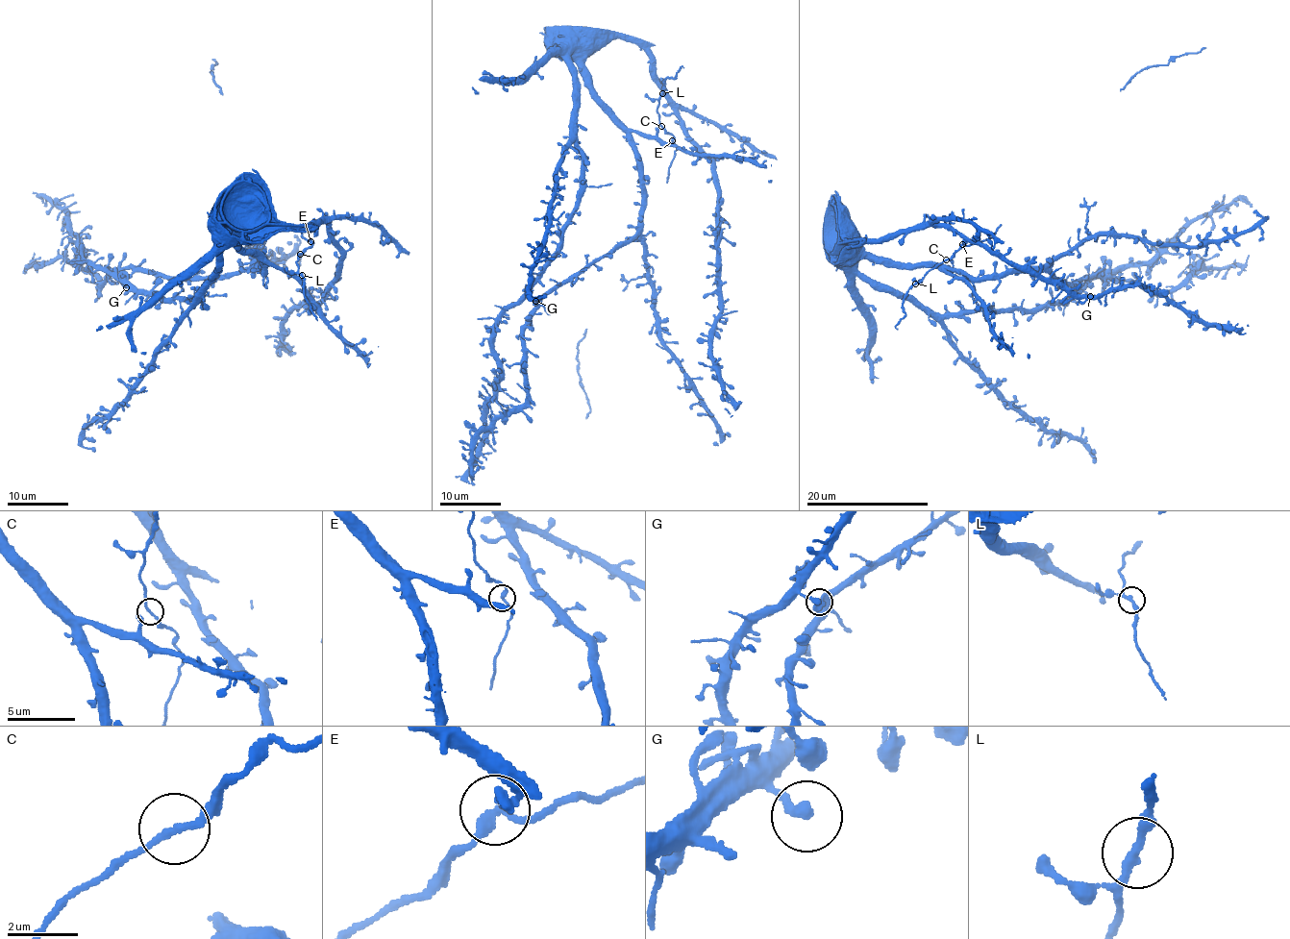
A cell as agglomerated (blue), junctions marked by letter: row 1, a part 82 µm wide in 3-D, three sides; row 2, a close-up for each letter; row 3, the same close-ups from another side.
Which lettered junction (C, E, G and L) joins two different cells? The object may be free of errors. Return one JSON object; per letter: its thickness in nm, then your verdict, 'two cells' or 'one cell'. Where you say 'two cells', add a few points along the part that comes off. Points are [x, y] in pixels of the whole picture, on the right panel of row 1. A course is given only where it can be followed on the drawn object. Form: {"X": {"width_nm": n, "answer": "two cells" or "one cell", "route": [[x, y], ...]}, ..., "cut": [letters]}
{"C": {"width_nm": 180, "answer": "one cell"}, "E": {"width_nm": 240, "answer": "one cell"}, "G": {"width_nm": 240, "answer": "one cell"}, "L": {"width_nm": 240, "answer": "one cell"}, "cut": []}

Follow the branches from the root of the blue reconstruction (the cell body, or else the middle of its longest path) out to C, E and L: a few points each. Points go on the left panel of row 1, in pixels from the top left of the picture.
C: (239, 241), (245, 234), (302, 232), (315, 222), (327, 223), (329, 236), (311, 241), (300, 254)
E: (239, 241), (239, 236), (245, 234), (302, 232), (315, 222), (327, 223), (329, 236), (324, 241), (310, 241)
L: (239, 241), (245, 234), (302, 232), (325, 221), (329, 236), (311, 241), (298, 256), (301, 275)

